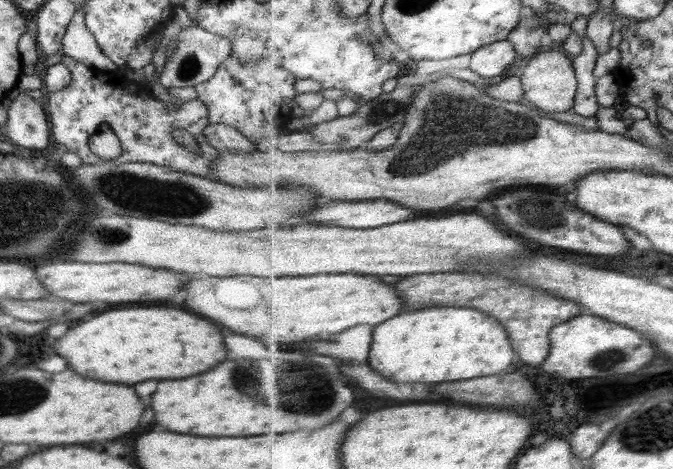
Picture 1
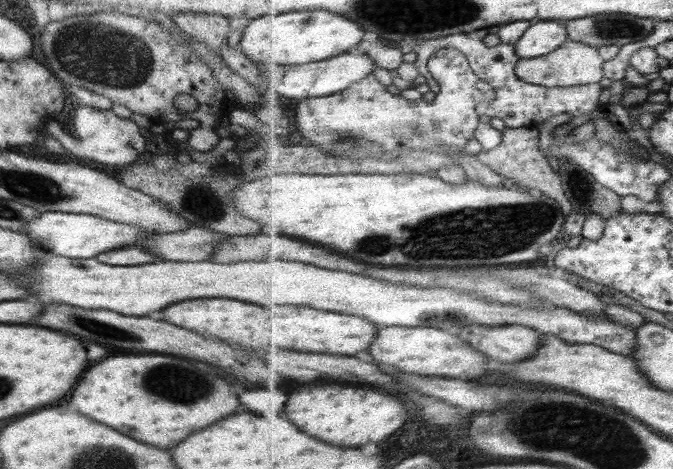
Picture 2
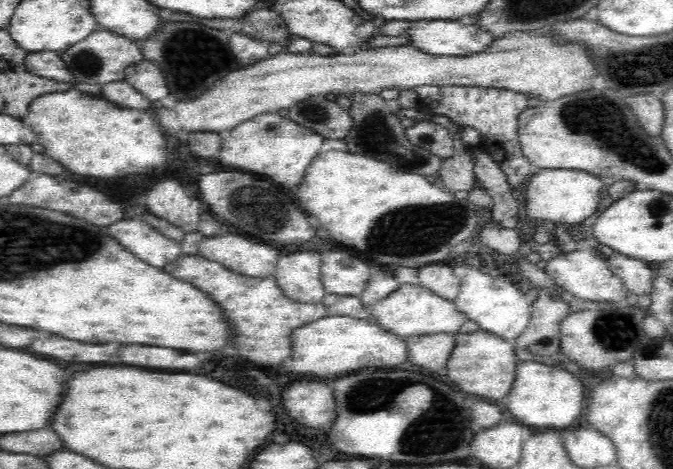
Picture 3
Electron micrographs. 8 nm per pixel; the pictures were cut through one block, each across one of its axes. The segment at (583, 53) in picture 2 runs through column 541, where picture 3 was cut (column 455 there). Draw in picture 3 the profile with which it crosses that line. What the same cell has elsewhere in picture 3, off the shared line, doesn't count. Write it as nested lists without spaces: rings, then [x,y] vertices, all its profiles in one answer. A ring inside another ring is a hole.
[[[541,30],[536,32],[514,32],[514,34],[510,33],[508,35],[502,36],[500,39],[496,39],[496,42],[492,42],[492,46],[488,48],[488,50],[474,54],[472,53],[471,57],[457,57],[457,56],[436,56],[435,54],[428,54],[424,51],[420,51],[420,49],[412,46],[400,46],[400,48],[380,48],[380,50],[362,50],[358,48],[353,51],[347,51],[345,53],[339,52],[335,55],[318,55],[316,53],[310,54],[309,52],[305,53],[276,53],[276,56],[270,57],[269,59],[262,60],[260,62],[256,62],[256,64],[252,64],[252,66],[241,67],[236,70],[232,70],[230,74],[226,74],[220,78],[220,80],[216,80],[212,86],[210,86],[210,90],[208,92],[200,92],[194,99],[184,99],[178,100],[176,102],[176,106],[172,108],[172,106],[168,106],[168,108],[156,108],[154,110],[154,114],[156,114],[156,118],[158,118],[158,125],[162,128],[163,132],[168,132],[165,134],[166,136],[176,136],[176,134],[180,134],[180,132],[184,132],[184,134],[180,134],[180,136],[186,136],[188,132],[192,133],[203,133],[206,130],[210,130],[210,132],[224,132],[224,130],[232,130],[232,126],[238,126],[238,124],[243,123],[244,121],[256,116],[257,114],[262,114],[265,111],[280,111],[284,108],[290,108],[290,106],[294,106],[297,103],[300,103],[302,100],[309,98],[312,95],[328,95],[329,93],[333,93],[334,95],[346,95],[346,92],[360,92],[361,94],[367,93],[375,93],[379,94],[382,88],[388,87],[399,87],[399,90],[408,90],[413,88],[414,86],[424,86],[424,85],[432,85],[432,86],[484,86],[484,87],[496,87],[500,90],[511,90],[512,92],[519,94],[526,94],[528,96],[532,96],[532,98],[540,98],[542,102],[544,100],[556,100],[556,98],[560,98],[560,96],[569,96],[569,94],[576,94],[582,92],[582,90],[588,90],[588,88],[592,88],[592,79],[597,76],[597,69],[593,66],[593,63],[589,61],[589,57],[585,54],[585,50],[581,50],[580,46],[554,46],[553,42],[549,41],[548,36],[544,34]]]

